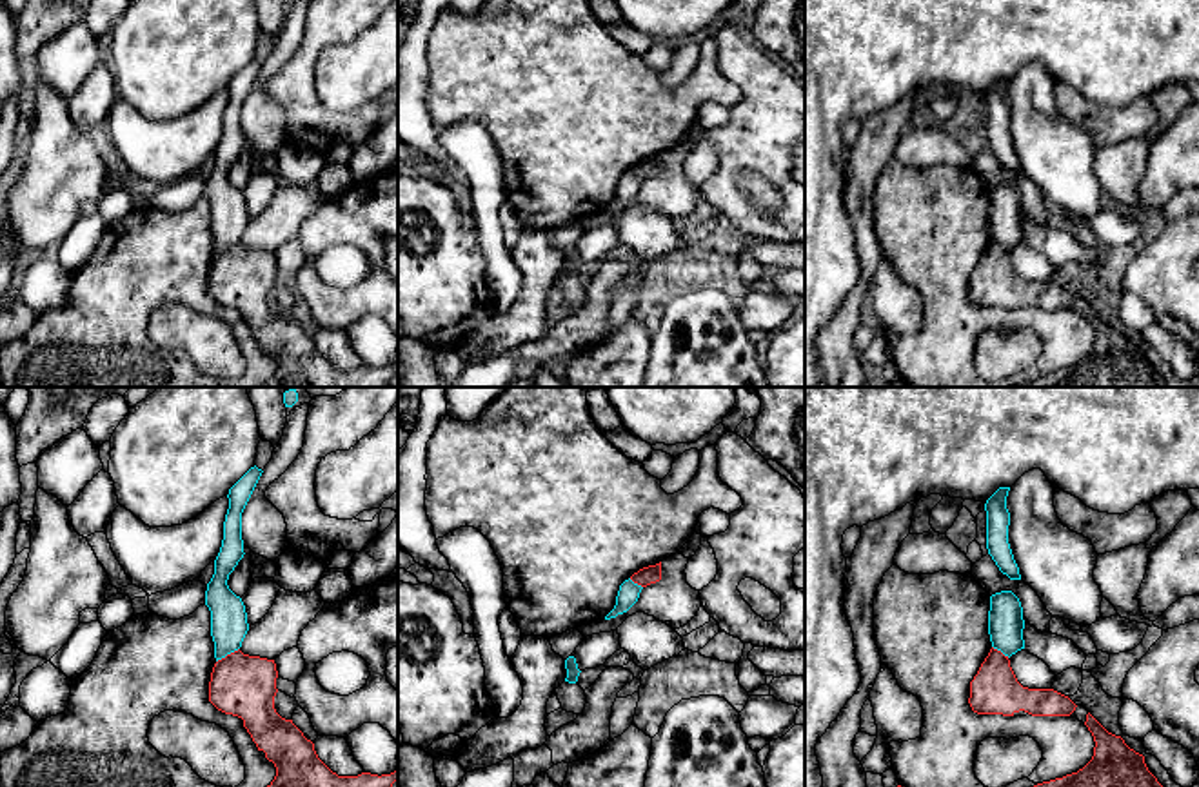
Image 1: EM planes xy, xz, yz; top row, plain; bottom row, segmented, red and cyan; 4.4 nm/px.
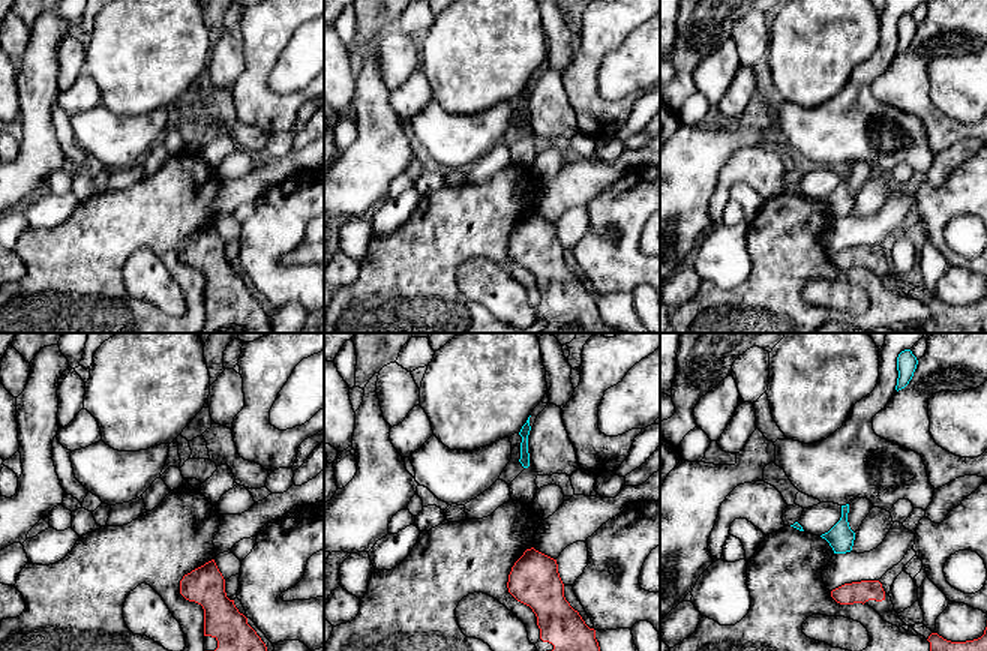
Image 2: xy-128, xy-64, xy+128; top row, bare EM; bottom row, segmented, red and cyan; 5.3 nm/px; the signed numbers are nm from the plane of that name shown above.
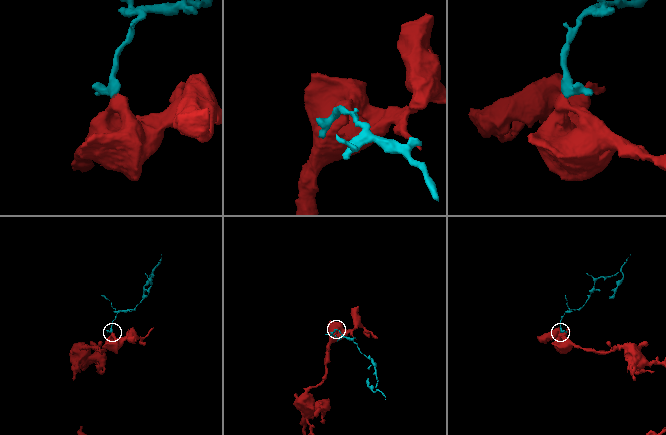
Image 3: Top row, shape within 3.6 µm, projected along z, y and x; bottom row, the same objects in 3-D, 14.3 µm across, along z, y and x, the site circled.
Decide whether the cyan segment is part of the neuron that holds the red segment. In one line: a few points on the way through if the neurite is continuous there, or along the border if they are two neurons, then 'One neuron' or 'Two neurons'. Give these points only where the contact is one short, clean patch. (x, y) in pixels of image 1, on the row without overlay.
Boundary: xy (238, 240), (217, 255). Two neurons

